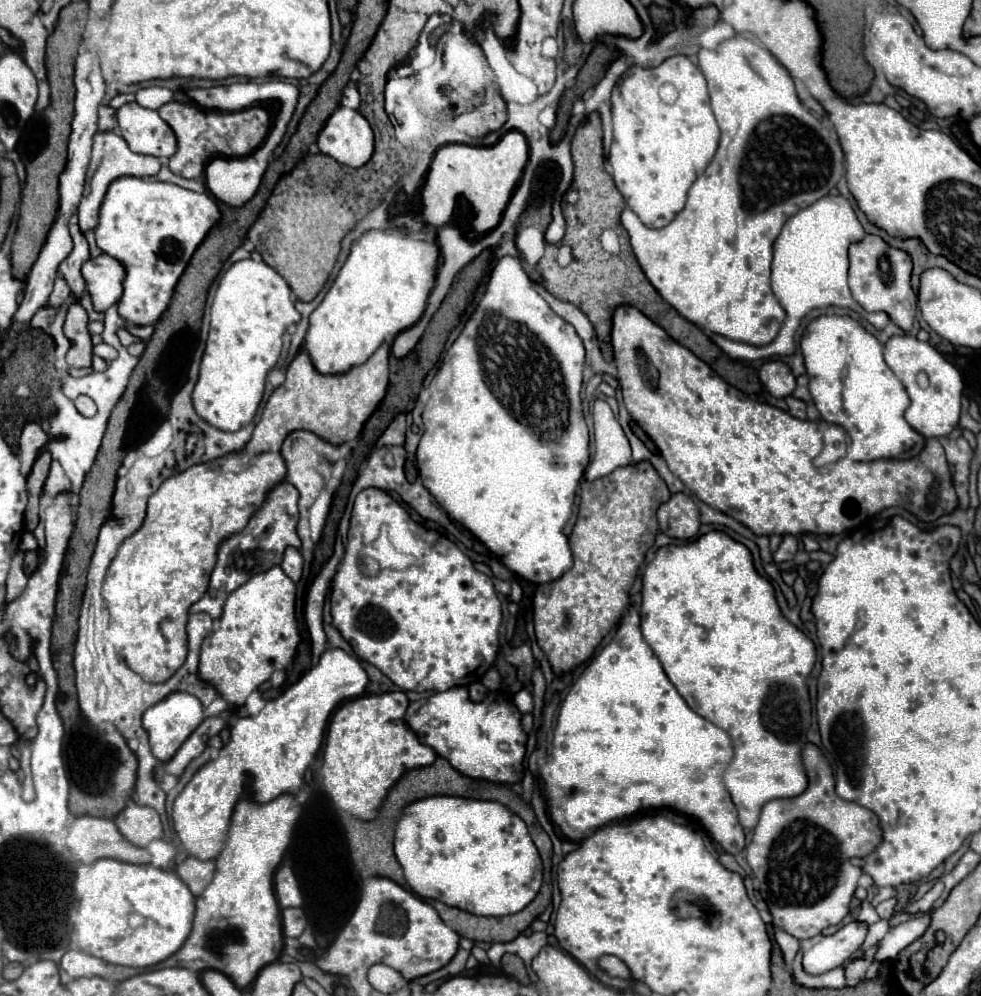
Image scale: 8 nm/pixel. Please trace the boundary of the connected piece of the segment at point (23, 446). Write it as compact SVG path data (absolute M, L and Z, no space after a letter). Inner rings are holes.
M27 422L25 424L25 428L21 432L21 440L19 440L19 458L21 458L23 476L29 474L29 468L33 466L33 460L37 458L37 452L43 450L47 442L49 442L49 436L41 428L41 424L37 424L37 422Z

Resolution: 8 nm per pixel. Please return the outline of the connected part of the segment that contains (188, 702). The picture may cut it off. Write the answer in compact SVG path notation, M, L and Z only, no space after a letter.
M171 692L167 698L147 708L143 714L143 728L149 734L151 752L159 762L167 762L173 758L177 748L189 738L189 734L203 722L203 706L197 696L189 692Z

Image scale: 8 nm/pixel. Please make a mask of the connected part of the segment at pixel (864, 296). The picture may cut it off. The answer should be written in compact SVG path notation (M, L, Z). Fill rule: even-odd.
M865 236L861 244L853 244L849 248L849 288L853 298L867 312L885 312L891 322L895 322L901 330L909 332L915 322L917 312L917 296L911 288L911 260L905 252L889 248L879 236Z

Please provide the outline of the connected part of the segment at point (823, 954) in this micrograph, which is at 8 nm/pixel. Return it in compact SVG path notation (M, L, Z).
M851 922L839 932L825 936L803 954L803 970L807 974L825 974L837 966L843 966L849 956L861 948L867 934L867 924Z

